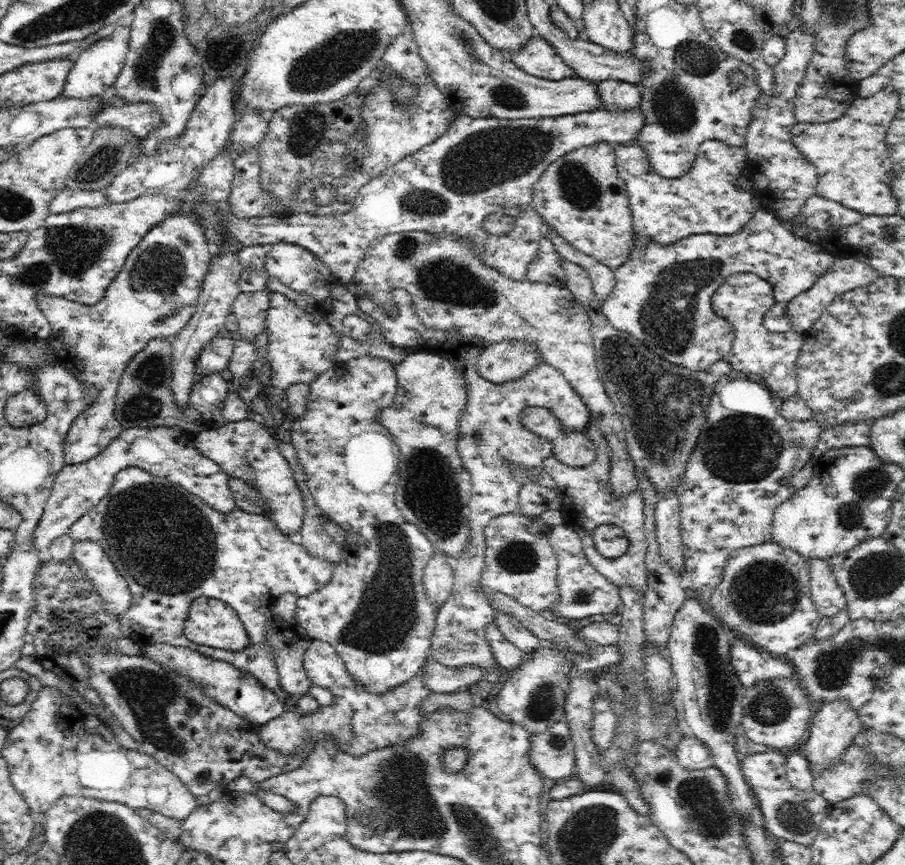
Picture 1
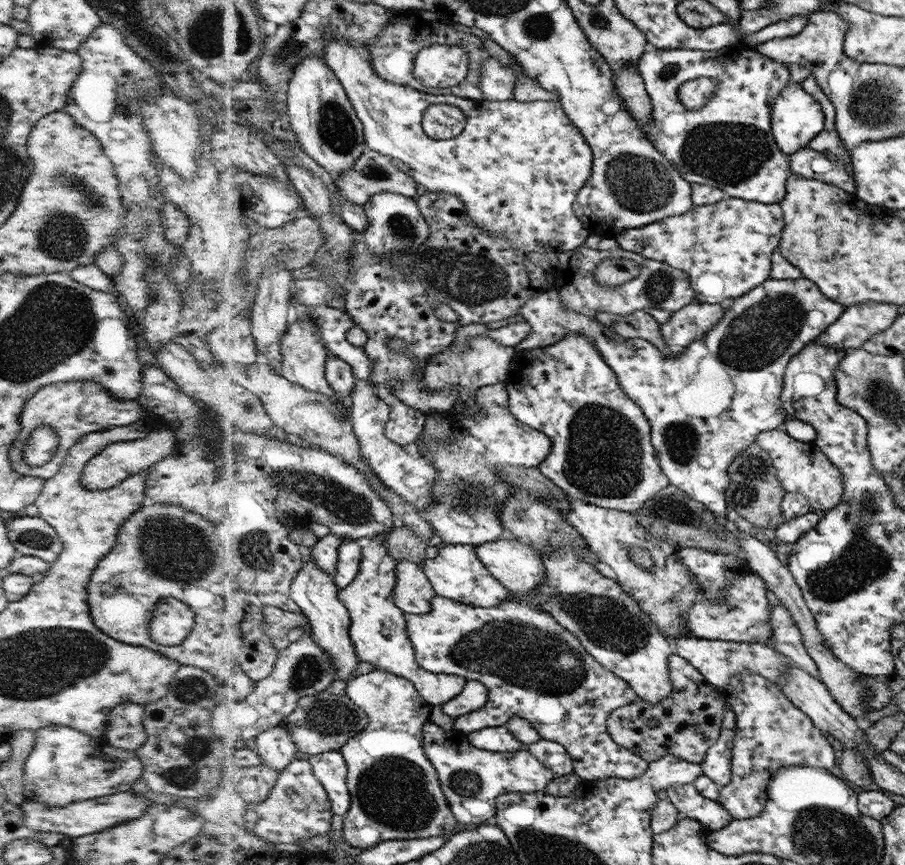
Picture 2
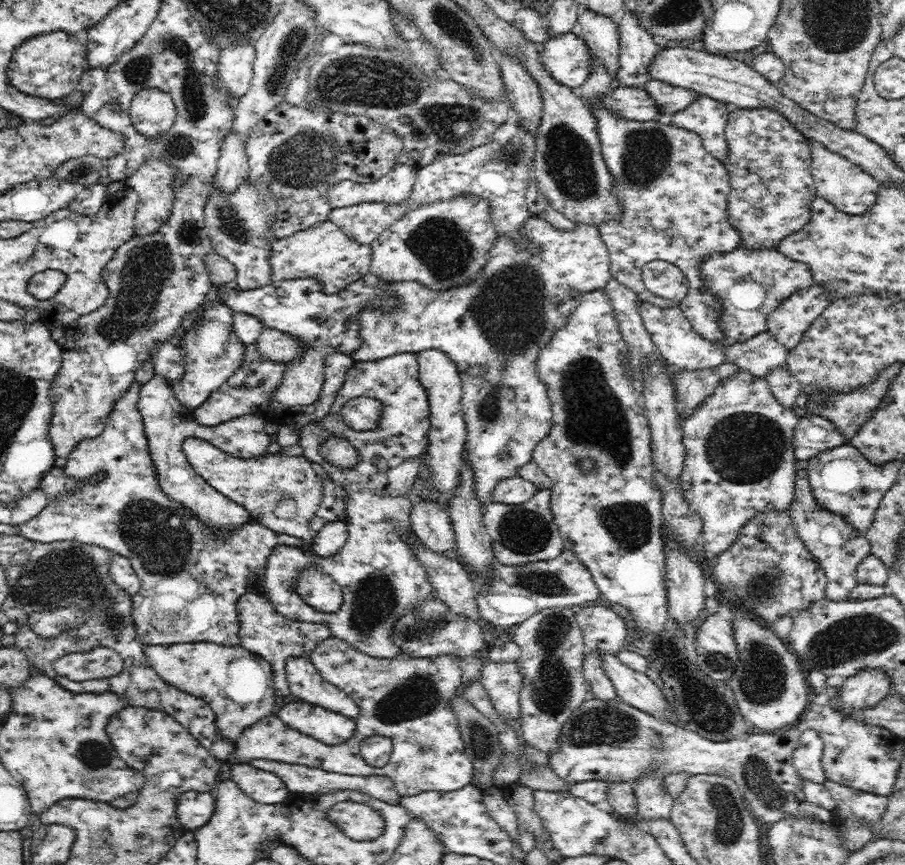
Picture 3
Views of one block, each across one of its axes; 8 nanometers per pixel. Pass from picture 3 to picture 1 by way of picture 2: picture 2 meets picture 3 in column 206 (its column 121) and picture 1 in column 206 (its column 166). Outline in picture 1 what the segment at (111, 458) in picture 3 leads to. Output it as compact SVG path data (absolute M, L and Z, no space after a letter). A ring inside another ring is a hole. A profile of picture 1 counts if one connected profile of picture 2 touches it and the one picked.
M127 466L116 473L110 492L80 520L76 520L67 535L74 542L92 540L100 543L125 578L132 593L132 605L120 617L120 629L124 637L131 638L141 648L156 642L196 650L206 657L228 662L238 670L248 672L278 696L288 698L284 689L280 690L278 667L267 643L272 626L272 611L282 594L294 594L302 598L324 588L330 582L334 568L329 560L312 556L298 538L284 534L268 517L250 514L237 507L228 514L218 512L181 485L167 482L137 466ZM200 597L223 601L236 610L248 633L248 648L226 651L188 640L184 632L188 612L190 605Z

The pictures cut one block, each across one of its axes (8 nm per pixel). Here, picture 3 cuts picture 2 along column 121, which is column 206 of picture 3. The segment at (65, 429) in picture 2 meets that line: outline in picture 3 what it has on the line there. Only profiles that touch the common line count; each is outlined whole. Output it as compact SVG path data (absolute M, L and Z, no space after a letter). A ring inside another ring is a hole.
M252 343L245 348L241 367L228 378L223 386L220 386L220 389L214 390L206 399L206 402L203 402L197 409L193 409L192 412L197 423L202 426L216 426L247 414L255 414L262 417L265 422L272 422L278 426L289 424L293 428L301 430L304 426L308 426L308 424L316 424L316 422L320 422L326 418L333 405L334 398L336 398L336 394L338 394L344 385L348 370L350 370L354 361L354 358L348 353L334 352L327 356L324 361L324 366L326 366L326 386L324 386L324 396L319 396L320 412L306 412L308 410L306 405L296 405L296 408L292 412L289 412L287 408L286 410L276 412L276 409L272 407L272 394L274 394L283 382L284 374L288 370L288 363L279 363L270 359L264 359L258 353L256 343Z

